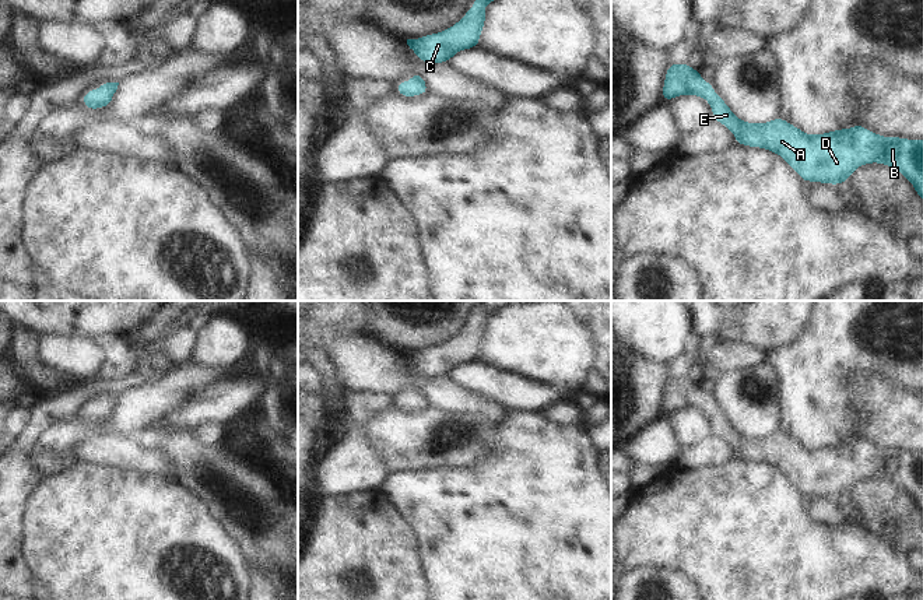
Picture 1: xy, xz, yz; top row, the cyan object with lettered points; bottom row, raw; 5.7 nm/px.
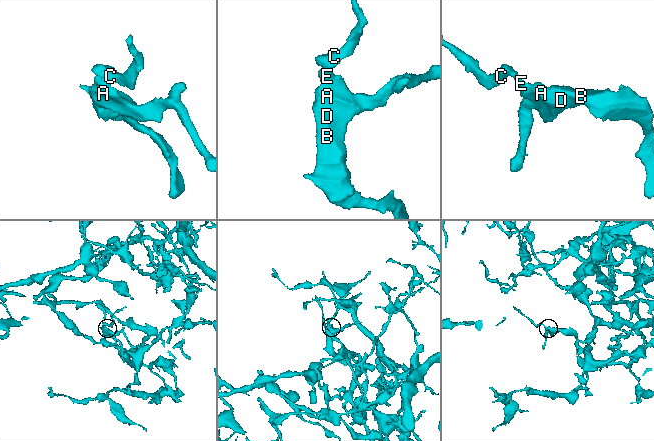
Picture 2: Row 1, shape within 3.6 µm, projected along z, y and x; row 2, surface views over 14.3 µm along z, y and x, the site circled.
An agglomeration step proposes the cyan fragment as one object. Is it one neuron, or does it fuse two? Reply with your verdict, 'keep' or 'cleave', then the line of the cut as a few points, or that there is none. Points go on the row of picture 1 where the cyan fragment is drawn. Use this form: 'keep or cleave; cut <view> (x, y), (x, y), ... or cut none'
keep; cut none

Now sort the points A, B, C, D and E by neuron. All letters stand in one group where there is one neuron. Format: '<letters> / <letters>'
A B C D E

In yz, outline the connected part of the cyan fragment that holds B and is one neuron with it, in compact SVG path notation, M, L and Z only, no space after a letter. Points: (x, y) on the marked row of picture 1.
M670 63L663 83L663 102L681 95L696 95L706 98L713 110L713 120L724 124L736 138L736 144L745 147L765 148L780 155L786 164L796 171L803 182L818 182L840 185L847 182L850 175L861 165L882 164L903 175L923 200L923 140L909 140L905 137L884 137L867 130L860 123L850 129L838 129L822 134L807 134L782 117L765 123L748 123L740 120L727 106L723 98L713 91L713 84L706 83L699 70L688 63Z

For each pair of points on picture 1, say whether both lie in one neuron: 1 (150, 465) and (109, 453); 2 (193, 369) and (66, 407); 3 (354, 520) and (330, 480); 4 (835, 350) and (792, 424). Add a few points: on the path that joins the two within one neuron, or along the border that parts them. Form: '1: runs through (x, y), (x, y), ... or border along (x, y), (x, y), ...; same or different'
1: runs through (140, 459), (130, 453), (119, 453); same
2: border along (129, 388), (119, 396); different
3: border along (371, 488), (326, 497), (320, 502); different
4: runs through (817, 368), (810, 375), (809, 406); same

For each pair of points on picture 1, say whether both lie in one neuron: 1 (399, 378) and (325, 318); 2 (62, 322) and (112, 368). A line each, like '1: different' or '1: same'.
1: different
2: different

